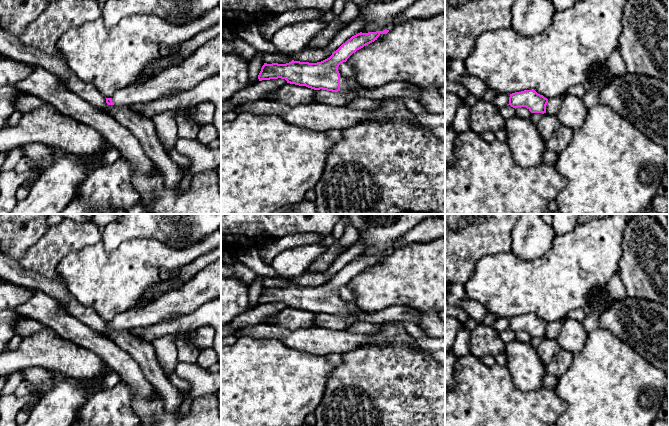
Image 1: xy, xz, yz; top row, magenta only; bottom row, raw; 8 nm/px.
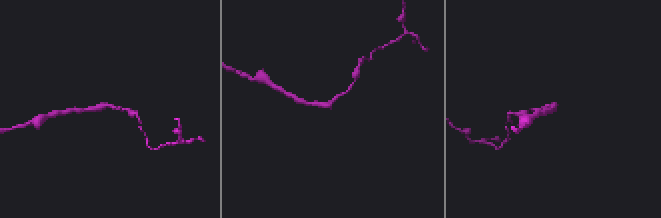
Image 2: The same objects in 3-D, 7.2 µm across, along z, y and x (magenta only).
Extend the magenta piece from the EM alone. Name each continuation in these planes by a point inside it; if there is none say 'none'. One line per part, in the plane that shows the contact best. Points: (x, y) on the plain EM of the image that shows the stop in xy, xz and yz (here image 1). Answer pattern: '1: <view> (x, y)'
1: xz (344, 310)

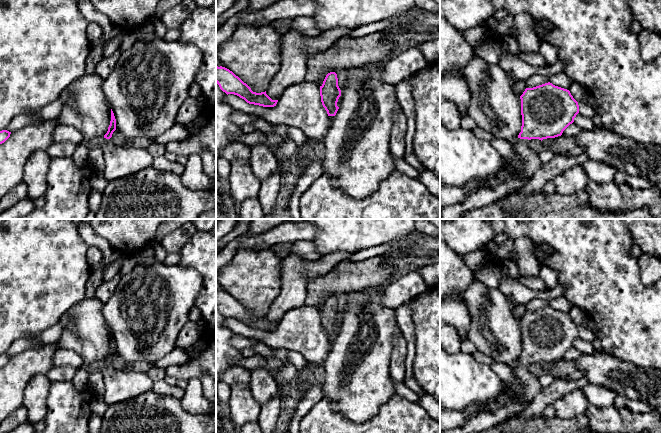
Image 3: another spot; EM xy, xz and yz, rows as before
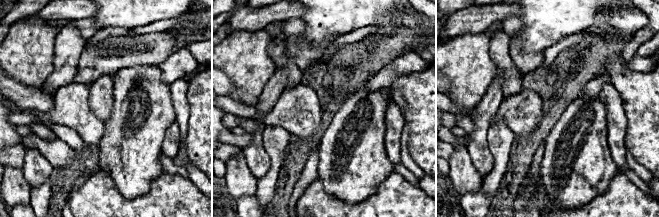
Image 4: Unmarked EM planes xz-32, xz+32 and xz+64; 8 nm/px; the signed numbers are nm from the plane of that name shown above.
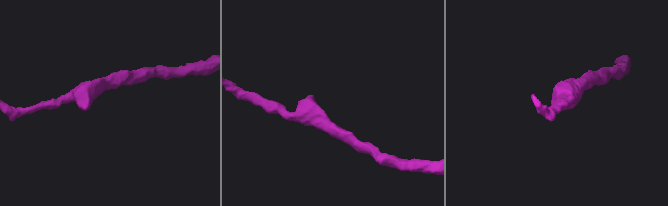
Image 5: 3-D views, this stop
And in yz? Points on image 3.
1: yz (530, 385)

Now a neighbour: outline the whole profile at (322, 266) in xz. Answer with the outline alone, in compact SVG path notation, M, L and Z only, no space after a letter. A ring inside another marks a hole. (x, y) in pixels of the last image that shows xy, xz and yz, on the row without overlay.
M334 252L324 256L316 261L309 261L307 267L307 283L317 277L328 273L337 263L350 258L353 253L349 252Z

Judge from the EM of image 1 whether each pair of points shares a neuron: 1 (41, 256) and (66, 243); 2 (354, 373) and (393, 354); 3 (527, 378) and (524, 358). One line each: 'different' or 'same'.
1: same
2: same
3: same

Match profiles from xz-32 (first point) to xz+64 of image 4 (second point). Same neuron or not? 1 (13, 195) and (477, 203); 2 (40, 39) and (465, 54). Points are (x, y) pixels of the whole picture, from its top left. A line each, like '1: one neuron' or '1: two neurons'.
1: two neurons
2: one neuron

